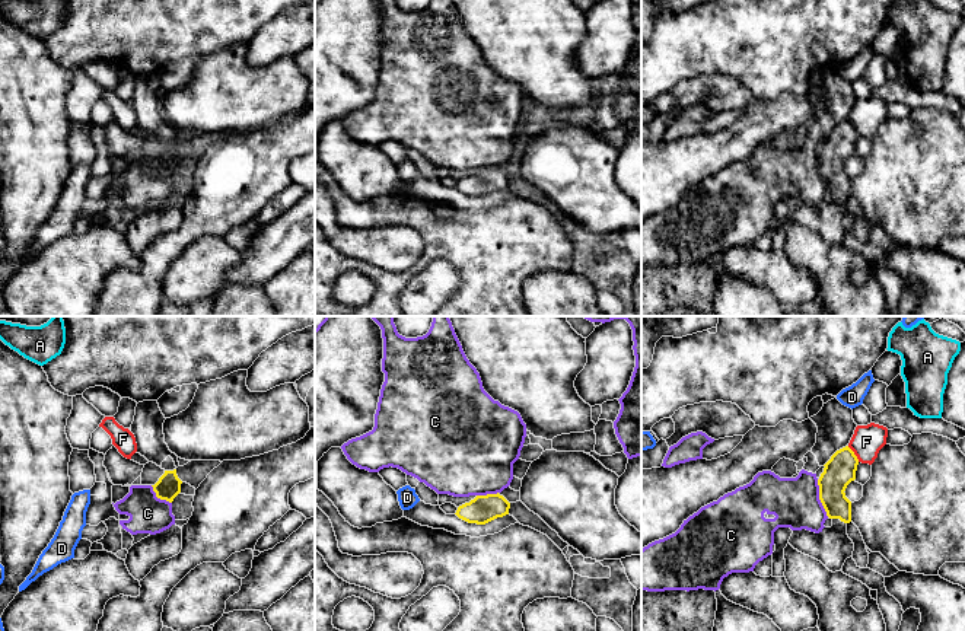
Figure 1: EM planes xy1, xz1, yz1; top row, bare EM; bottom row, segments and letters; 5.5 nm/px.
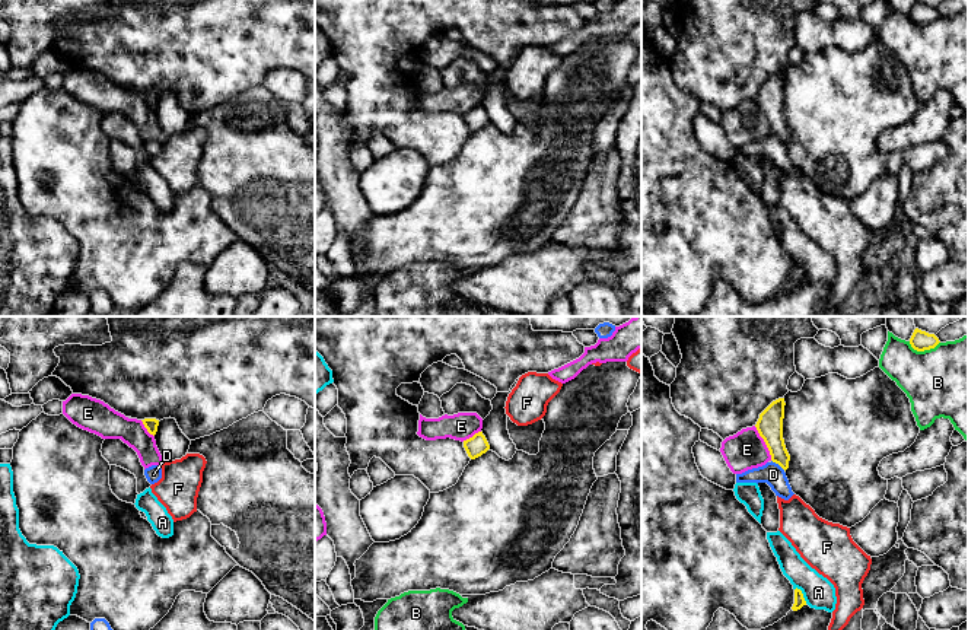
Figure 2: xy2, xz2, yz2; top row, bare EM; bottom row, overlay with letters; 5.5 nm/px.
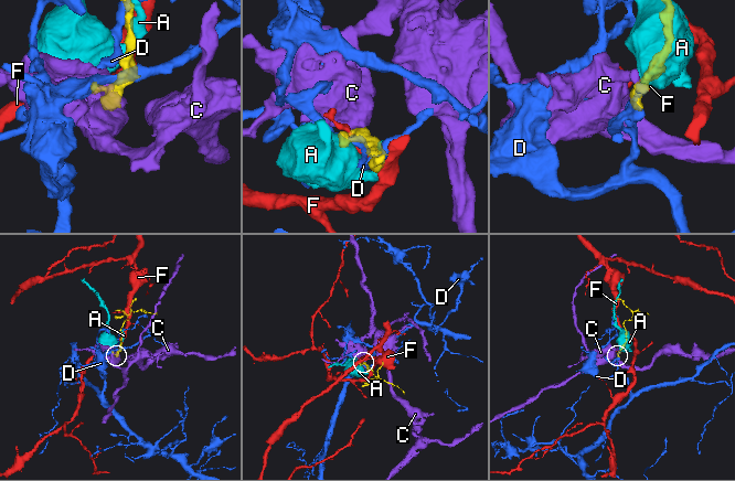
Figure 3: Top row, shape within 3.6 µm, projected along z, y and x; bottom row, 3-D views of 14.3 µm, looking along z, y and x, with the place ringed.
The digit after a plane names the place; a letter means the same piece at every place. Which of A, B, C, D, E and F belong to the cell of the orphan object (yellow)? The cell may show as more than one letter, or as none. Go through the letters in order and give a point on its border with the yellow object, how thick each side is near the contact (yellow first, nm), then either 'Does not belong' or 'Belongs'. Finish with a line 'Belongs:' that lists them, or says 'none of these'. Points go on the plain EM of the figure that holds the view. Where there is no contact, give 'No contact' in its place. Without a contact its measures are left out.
A: Touches yellow at yz2 (802, 269). Thickness 60 nm (yellow) against 170 nm. Does not belong
B: Touches yellow at yz2 (923, 24). Thickness 110 nm (yellow) against 440 nm. Does not belong
C: Touches yellow at yz1 (819, 172). Thickness 170 nm (yellow) against 280 nm. Does not belong
D: Touches yellow at yz2 (779, 137). Thickness 140 nm (yellow) against 120 nm. Does not belong
E: Touches yellow at yz2 (766, 117). Thickness 140 nm (yellow) against 220 nm. Does not belong
F: Touches yellow at yz1 (853, 127). Thickness 170 nm (yellow) against 170 nm. Does not belong
Belongs: none of these

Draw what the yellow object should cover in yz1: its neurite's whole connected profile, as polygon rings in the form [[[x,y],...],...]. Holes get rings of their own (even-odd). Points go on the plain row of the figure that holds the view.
[[[848,119],[831,130],[824,138],[818,159],[819,173],[832,200],[824,201],[819,207],[806,203],[793,204],[789,213],[794,223],[821,235],[832,246],[843,243],[845,233],[853,230],[854,224],[854,217],[847,208],[851,175],[844,165],[856,153],[857,138],[859,133]]]

